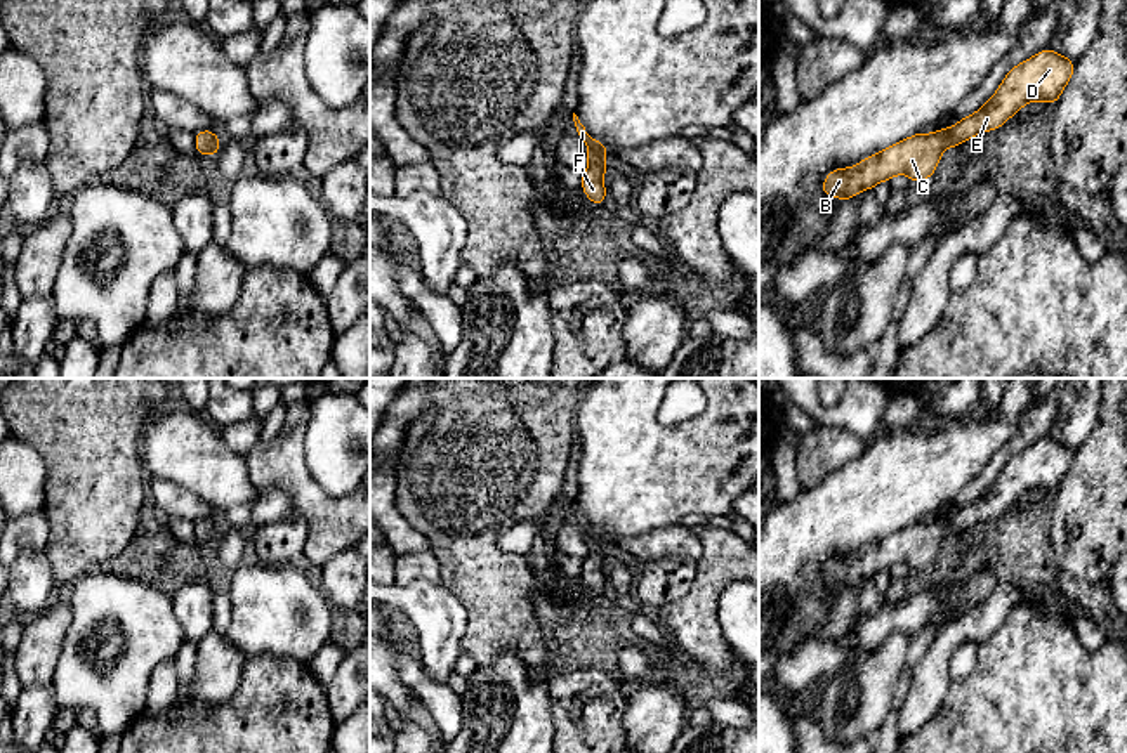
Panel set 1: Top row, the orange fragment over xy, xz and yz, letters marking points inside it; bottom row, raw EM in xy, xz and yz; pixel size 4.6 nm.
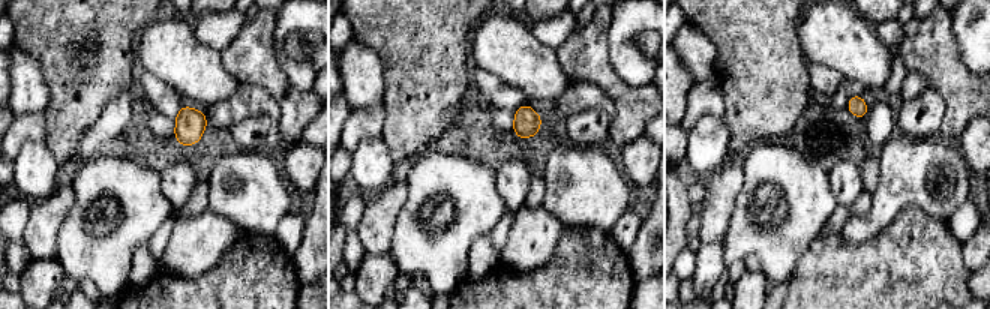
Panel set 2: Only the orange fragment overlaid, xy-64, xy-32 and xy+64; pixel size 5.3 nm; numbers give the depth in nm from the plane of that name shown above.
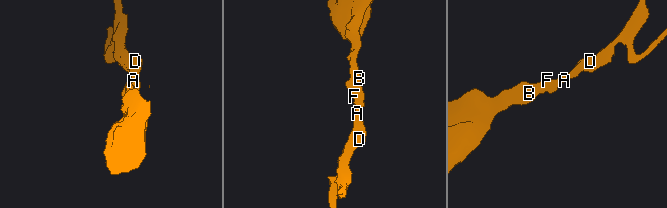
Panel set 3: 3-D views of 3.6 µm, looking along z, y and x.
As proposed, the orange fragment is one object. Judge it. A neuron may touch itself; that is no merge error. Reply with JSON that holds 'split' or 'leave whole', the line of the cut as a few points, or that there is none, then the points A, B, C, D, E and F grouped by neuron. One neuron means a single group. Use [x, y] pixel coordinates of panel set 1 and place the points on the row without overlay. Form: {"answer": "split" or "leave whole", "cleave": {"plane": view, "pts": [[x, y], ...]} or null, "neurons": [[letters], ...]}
{"answer": "leave whole", "cleave": null, "neurons": [["A", "B", "C", "D", "E", "F"]]}

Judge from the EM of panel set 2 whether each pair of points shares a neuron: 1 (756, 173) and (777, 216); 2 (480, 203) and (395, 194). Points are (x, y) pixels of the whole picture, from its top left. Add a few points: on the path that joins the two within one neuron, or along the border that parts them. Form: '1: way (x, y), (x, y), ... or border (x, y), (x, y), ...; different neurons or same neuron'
1: way (767, 183), (777, 194), (777, 206); same neuron
2: border (407, 183), (407, 201), (393, 228); different neurons

